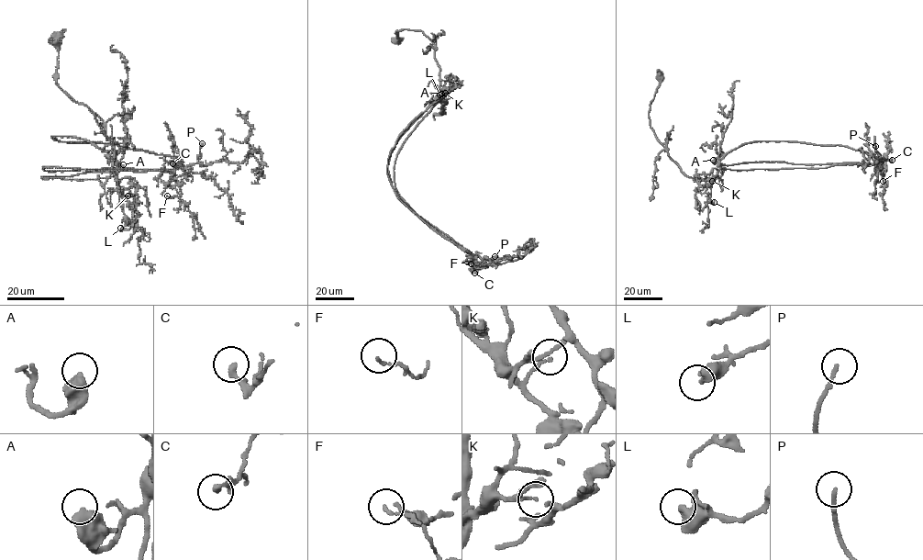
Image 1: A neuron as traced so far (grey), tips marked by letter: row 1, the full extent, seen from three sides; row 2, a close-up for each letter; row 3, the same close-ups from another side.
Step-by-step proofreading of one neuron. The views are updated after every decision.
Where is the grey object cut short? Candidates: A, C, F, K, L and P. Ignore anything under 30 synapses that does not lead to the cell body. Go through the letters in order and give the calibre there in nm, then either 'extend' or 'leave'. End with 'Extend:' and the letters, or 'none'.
A: 600 nm | extend
C: 240 nm | leave
F: 120 nm | leave
K: 100 nm | leave
L: 360 nm | leave
P: 130 nm | extend
Extend: A, P

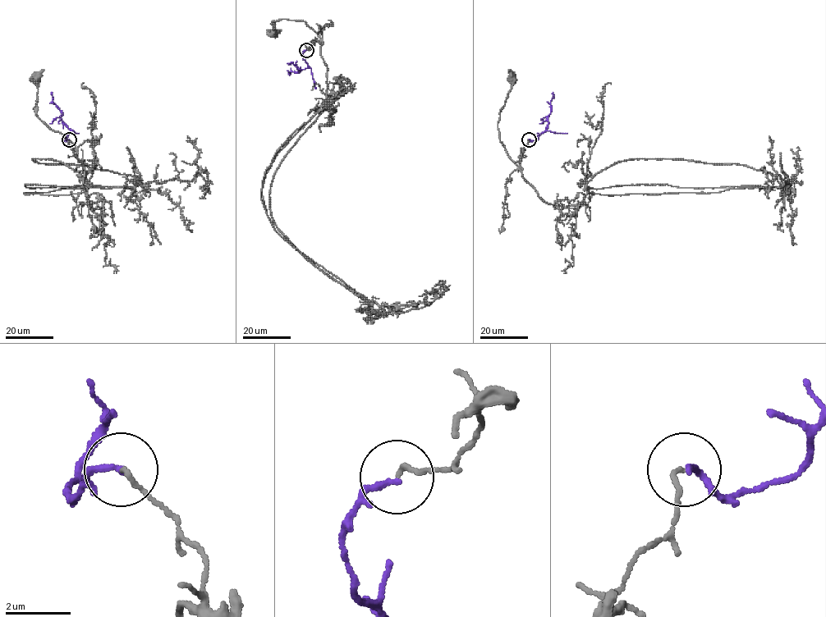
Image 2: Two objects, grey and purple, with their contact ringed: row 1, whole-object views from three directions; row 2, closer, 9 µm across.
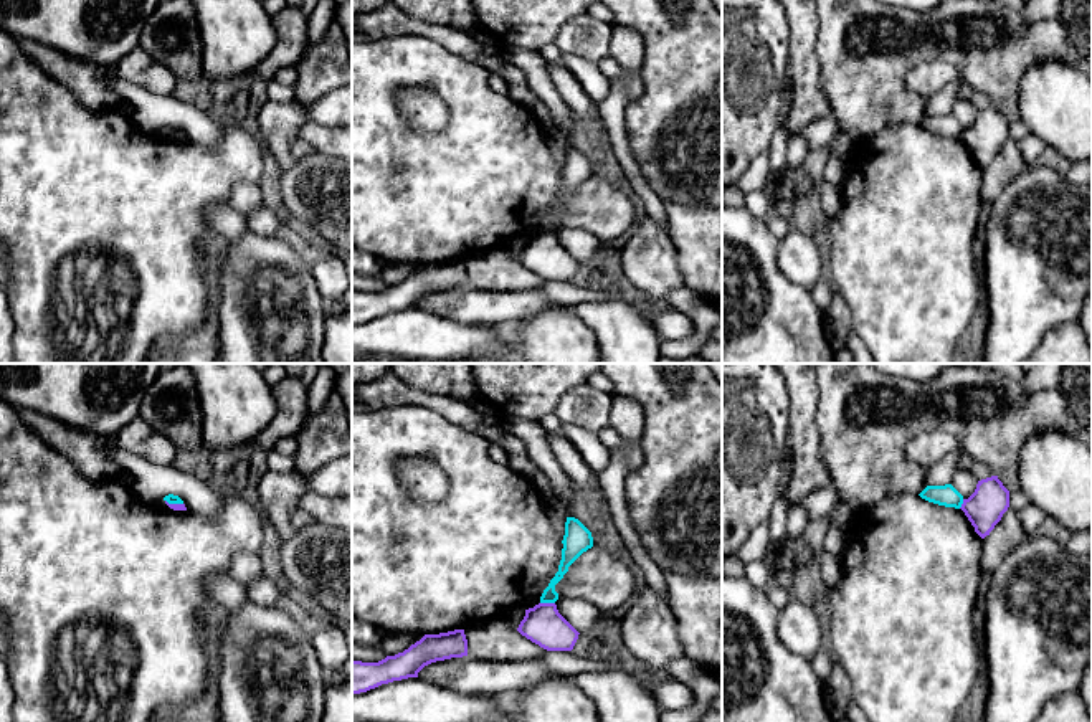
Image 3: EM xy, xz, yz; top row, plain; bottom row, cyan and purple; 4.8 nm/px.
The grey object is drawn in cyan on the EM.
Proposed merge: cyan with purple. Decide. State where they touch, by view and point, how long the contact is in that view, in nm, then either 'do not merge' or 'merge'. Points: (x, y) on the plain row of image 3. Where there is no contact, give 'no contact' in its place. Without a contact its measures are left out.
xz (547, 232) | 70 nm | do not merge

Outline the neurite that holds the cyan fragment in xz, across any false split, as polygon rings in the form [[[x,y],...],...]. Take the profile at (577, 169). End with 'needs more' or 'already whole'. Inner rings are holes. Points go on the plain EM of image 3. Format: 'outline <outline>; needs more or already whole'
outline [[[567,147],[565,152],[565,165],[563,165],[563,178],[562,190],[558,195],[558,202],[550,210],[548,216],[544,220],[540,226],[540,233],[555,233],[558,230],[558,223],[555,221],[555,215],[563,208],[568,202],[568,197],[588,178],[593,177],[591,162],[575,147]]]; already whole

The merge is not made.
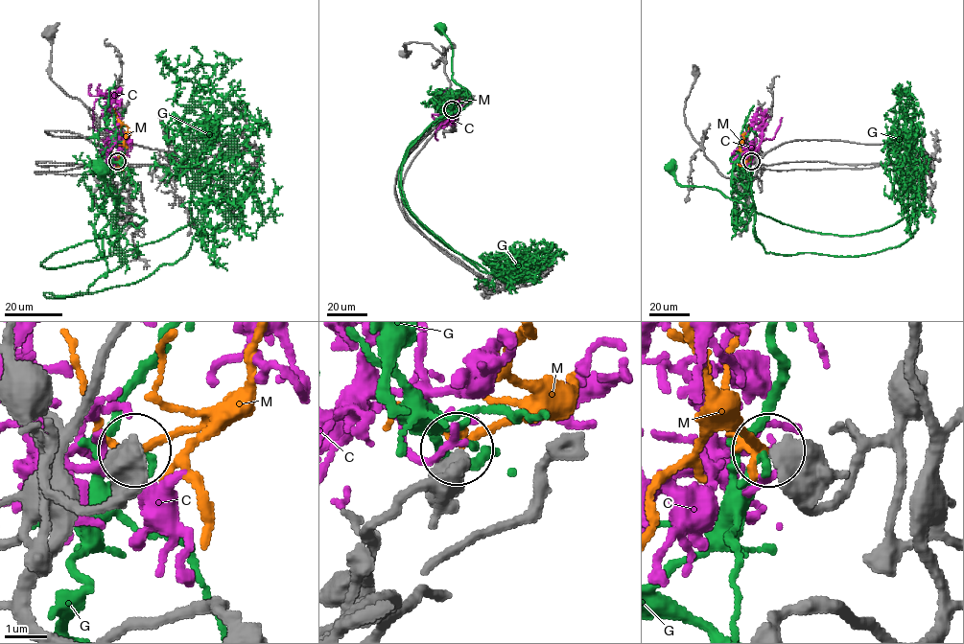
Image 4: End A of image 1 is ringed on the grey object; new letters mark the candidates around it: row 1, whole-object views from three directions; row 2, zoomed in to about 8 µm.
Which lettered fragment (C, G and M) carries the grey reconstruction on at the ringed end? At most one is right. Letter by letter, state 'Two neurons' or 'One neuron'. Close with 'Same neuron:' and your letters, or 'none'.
C: Two neurons
G: Two neurons
M: One neuron
Same neuron: M

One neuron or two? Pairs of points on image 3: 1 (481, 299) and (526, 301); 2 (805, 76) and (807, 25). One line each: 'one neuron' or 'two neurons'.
1: one neuron
2: one neuron

